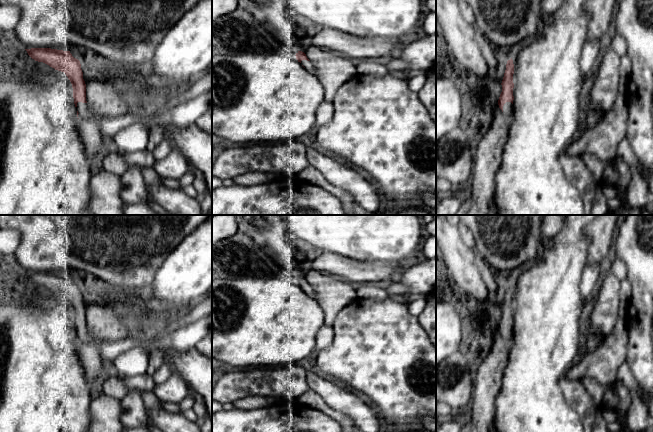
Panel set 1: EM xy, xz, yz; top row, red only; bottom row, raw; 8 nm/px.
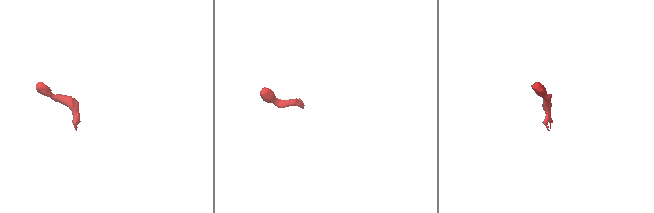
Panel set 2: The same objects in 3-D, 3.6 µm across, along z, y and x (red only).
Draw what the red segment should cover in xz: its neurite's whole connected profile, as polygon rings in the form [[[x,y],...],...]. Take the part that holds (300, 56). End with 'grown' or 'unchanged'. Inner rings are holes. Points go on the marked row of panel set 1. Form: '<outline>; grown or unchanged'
[[[302,51],[296,53],[296,59],[302,64],[302,66],[312,74],[316,73],[316,69],[313,63],[307,58],[306,54]]]; grown

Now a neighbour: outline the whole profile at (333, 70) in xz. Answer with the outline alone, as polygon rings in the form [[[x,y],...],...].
[[[311,45],[304,53],[316,69],[326,101],[333,102],[337,90],[357,74],[356,61],[333,51]]]

